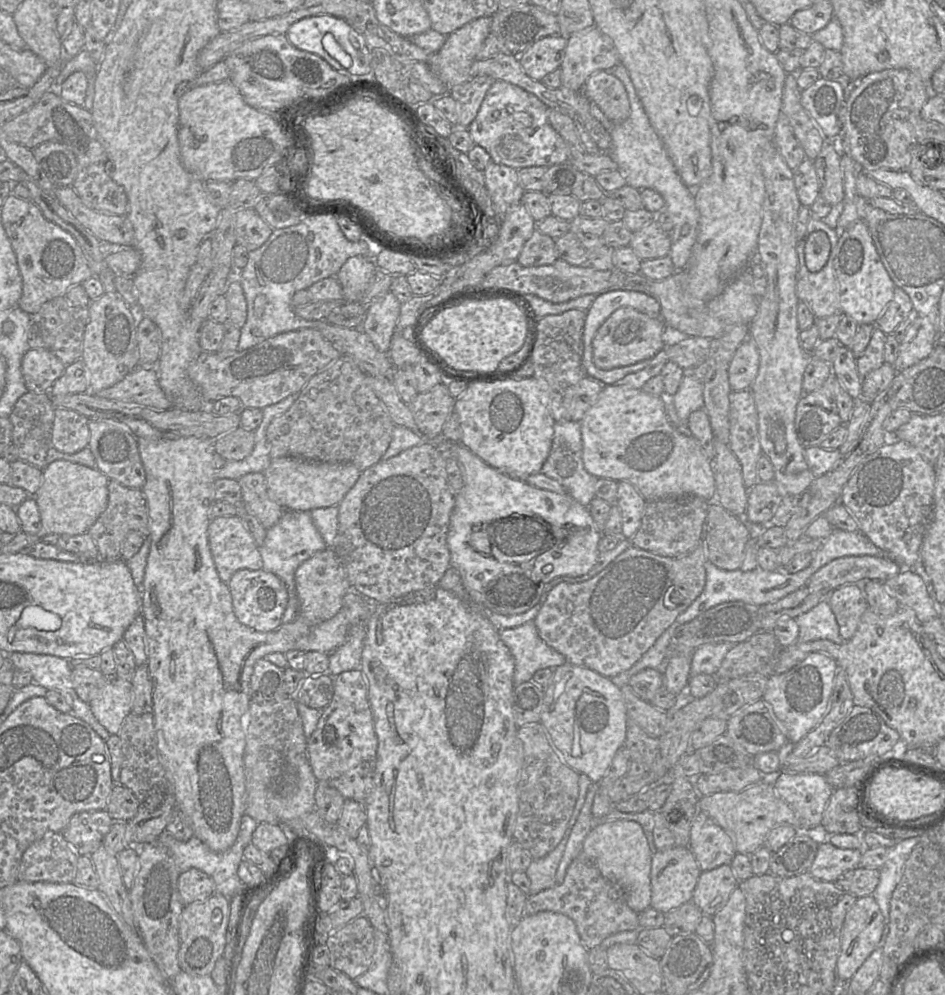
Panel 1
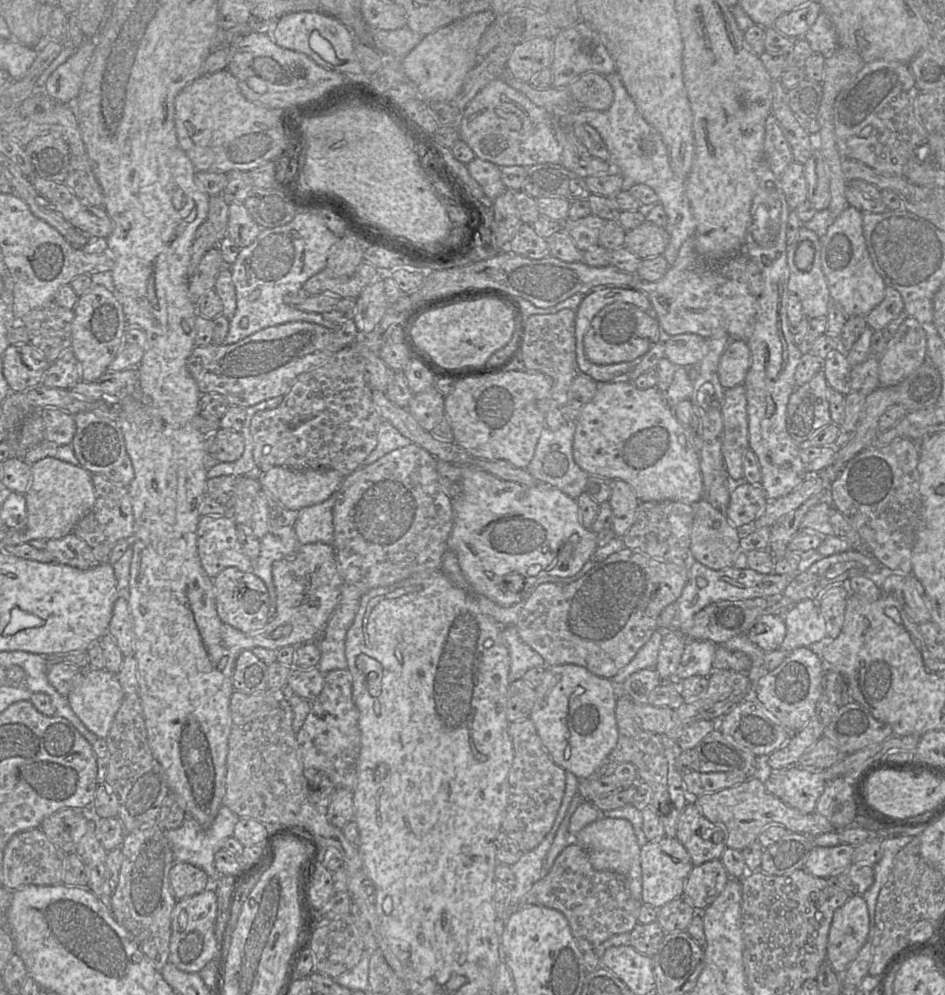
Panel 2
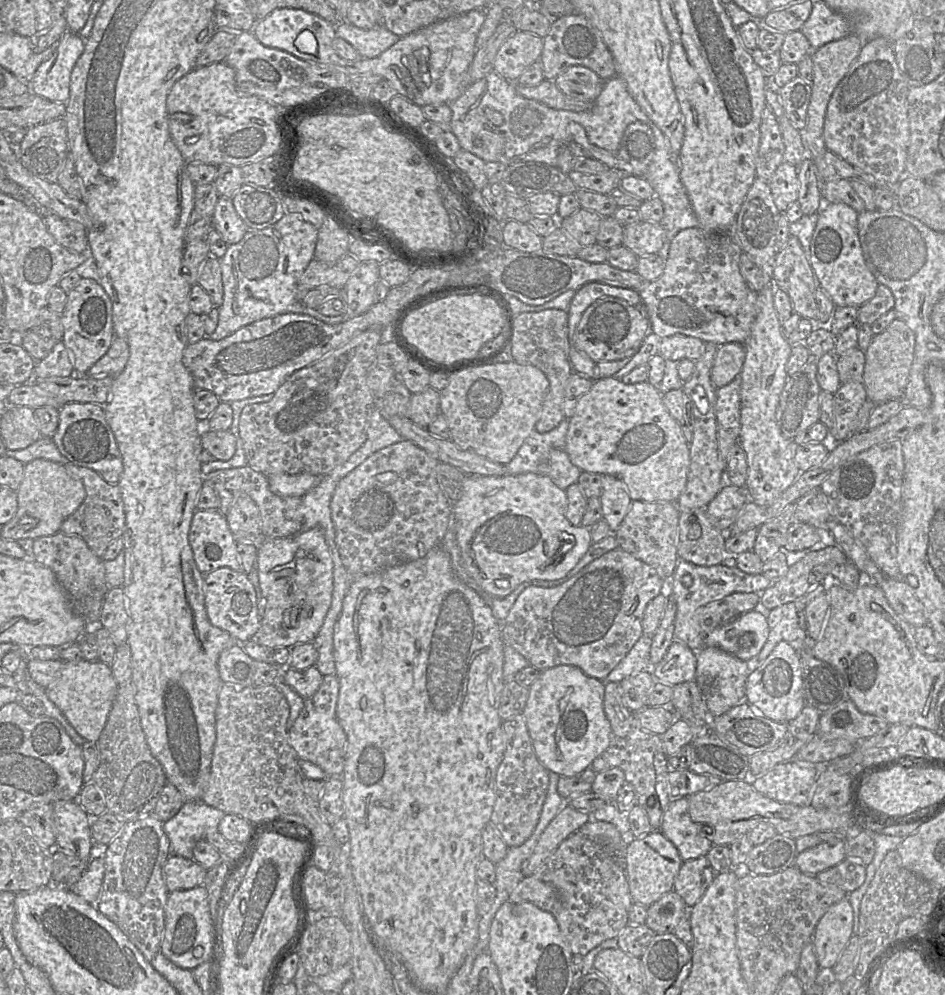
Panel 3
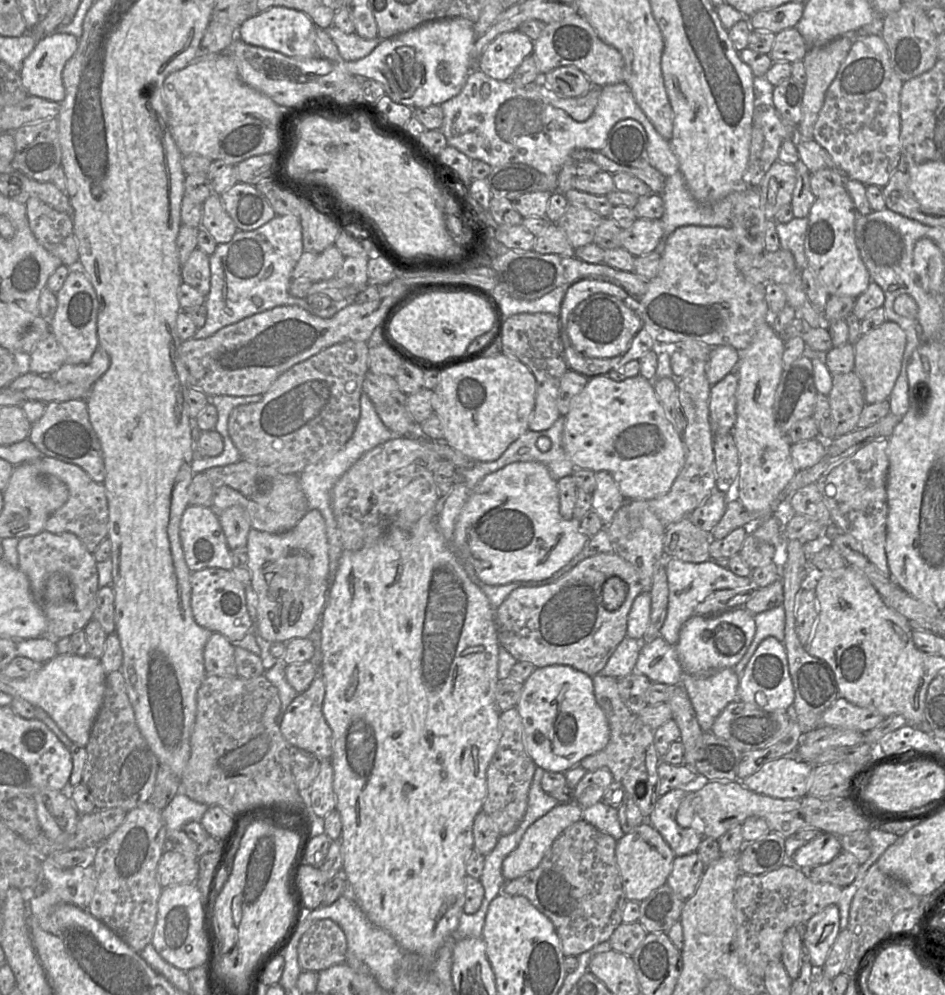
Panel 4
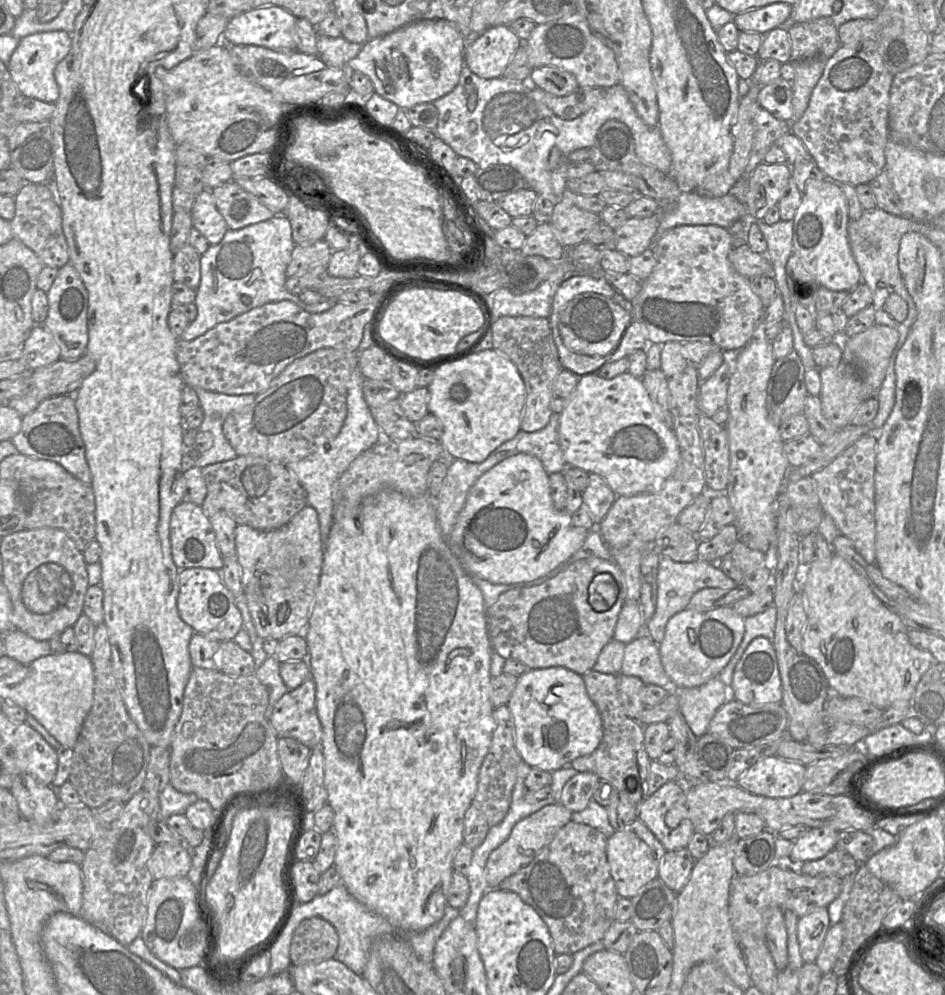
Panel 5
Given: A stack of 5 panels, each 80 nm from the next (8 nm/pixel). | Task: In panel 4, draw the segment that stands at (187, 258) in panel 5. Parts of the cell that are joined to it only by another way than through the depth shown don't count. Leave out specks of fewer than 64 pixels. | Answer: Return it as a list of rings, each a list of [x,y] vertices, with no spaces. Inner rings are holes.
[[[196,248],[182,264],[181,276],[184,283],[207,296],[211,287],[210,256]]]

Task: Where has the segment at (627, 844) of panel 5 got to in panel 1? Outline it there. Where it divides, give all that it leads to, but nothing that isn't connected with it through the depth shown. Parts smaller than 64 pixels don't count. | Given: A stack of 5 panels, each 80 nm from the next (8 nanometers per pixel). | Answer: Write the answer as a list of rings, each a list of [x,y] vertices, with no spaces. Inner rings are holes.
[[[675,845],[668,849],[654,851],[650,872],[651,907],[665,914],[692,901],[693,892],[701,872],[702,870],[689,847]]]

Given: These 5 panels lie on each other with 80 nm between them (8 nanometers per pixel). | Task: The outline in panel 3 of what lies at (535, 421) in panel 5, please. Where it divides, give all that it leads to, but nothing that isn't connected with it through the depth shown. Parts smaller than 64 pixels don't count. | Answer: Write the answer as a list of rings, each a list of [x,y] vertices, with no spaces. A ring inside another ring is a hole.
[[[549,309],[540,312],[525,312],[514,317],[510,343],[513,360],[522,365],[538,368],[549,381],[549,390],[543,402],[541,415],[535,425],[535,431],[539,433],[553,430],[566,418],[563,413],[565,387],[569,377],[574,372],[569,361],[568,331],[568,313],[563,310]]]

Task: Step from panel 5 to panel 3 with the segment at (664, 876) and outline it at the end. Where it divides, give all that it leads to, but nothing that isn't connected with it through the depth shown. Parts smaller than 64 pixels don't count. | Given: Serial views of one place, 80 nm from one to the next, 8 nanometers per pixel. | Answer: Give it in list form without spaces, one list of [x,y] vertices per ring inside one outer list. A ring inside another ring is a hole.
[[[705,856],[683,861],[674,882],[674,891],[691,908],[703,897],[715,875]]]

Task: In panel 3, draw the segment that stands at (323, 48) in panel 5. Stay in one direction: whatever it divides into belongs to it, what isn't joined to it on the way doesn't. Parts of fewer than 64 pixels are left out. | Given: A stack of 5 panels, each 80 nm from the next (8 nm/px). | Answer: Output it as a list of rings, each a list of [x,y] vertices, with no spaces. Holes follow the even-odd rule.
[[[345,21],[336,25],[336,36],[351,44],[364,58],[374,58],[394,45],[400,37],[384,25],[371,29],[361,29]]]

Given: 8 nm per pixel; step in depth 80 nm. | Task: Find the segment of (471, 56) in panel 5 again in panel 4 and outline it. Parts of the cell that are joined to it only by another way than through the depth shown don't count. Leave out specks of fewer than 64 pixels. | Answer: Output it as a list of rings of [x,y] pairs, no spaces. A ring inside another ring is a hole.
[[[518,30],[502,33],[486,46],[477,69],[493,79],[509,80],[533,47],[534,41]]]

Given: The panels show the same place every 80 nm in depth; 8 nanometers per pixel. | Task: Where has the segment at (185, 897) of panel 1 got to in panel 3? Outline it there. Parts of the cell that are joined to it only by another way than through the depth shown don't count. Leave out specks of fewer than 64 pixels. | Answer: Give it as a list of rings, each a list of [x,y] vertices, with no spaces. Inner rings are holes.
[[[171,854],[163,866],[163,879],[170,892],[204,885],[205,869],[196,861]]]

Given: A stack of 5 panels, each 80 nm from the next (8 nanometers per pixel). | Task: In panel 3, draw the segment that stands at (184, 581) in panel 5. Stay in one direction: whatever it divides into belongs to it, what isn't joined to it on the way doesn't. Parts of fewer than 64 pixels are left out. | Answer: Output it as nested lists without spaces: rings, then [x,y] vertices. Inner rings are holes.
[[[228,567],[204,574],[205,607],[212,625],[226,631],[238,643],[252,639],[261,626],[258,599],[248,575]]]

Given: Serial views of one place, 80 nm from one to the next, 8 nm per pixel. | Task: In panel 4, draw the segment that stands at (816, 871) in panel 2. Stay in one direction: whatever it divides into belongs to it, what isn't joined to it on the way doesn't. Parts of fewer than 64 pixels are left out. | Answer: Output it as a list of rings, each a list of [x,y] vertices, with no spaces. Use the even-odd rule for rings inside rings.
[[[822,832],[806,842],[793,855],[792,860],[802,870],[829,863],[842,851],[840,837]]]

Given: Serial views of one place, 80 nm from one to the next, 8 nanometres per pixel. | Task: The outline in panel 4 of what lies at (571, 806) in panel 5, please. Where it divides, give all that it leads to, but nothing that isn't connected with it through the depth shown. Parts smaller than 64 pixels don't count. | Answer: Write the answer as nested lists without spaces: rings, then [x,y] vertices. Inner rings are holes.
[[[607,768],[587,772],[573,788],[572,801],[582,809],[587,809],[595,803],[601,802],[606,789],[613,782],[613,776]]]

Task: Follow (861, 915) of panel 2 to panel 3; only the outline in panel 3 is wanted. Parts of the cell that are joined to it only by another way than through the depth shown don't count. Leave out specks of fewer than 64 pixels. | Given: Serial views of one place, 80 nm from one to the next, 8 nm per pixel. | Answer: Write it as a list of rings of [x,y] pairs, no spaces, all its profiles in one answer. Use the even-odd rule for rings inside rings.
[[[846,898],[830,906],[813,933],[813,946],[821,969],[832,969],[853,935],[854,913]]]

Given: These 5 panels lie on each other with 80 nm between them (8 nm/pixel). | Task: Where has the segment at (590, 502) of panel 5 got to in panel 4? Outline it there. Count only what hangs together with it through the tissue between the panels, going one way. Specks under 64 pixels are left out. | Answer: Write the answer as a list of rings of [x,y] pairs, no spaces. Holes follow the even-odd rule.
[[[595,473],[596,488],[592,493],[593,511],[599,515],[605,526],[613,521],[616,512],[626,503],[618,485],[610,473]]]

